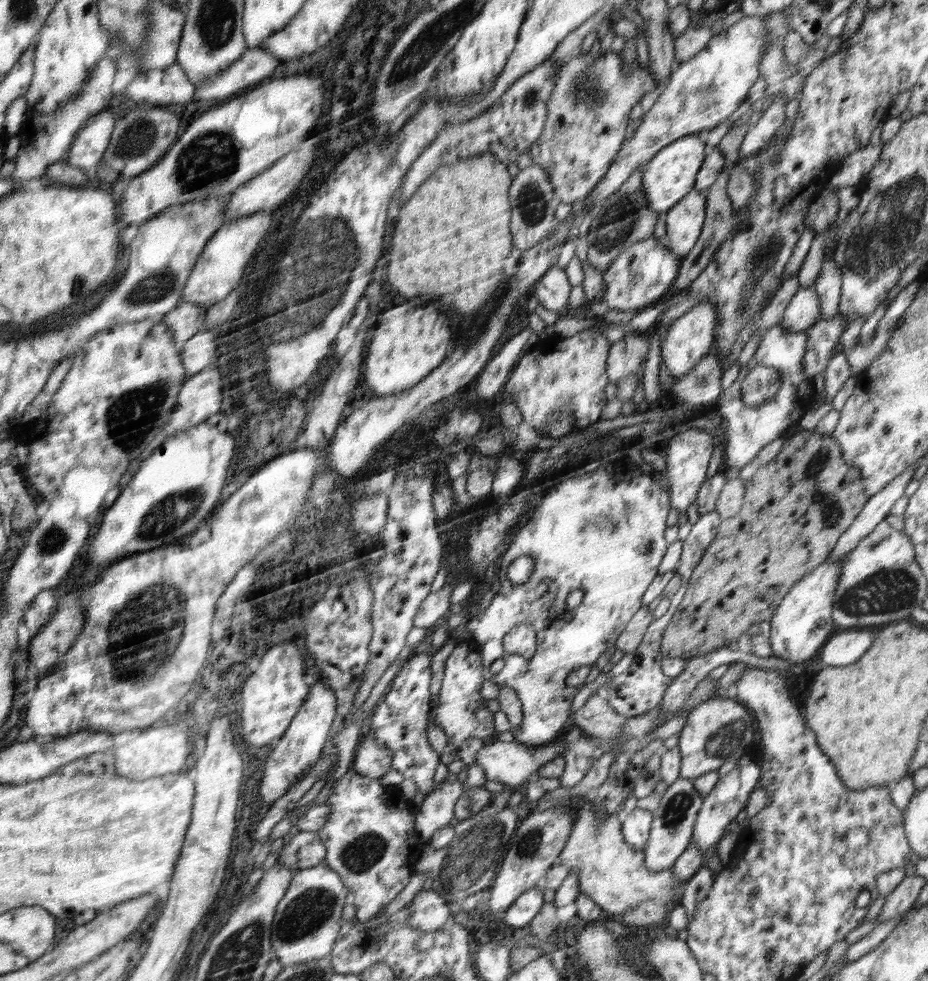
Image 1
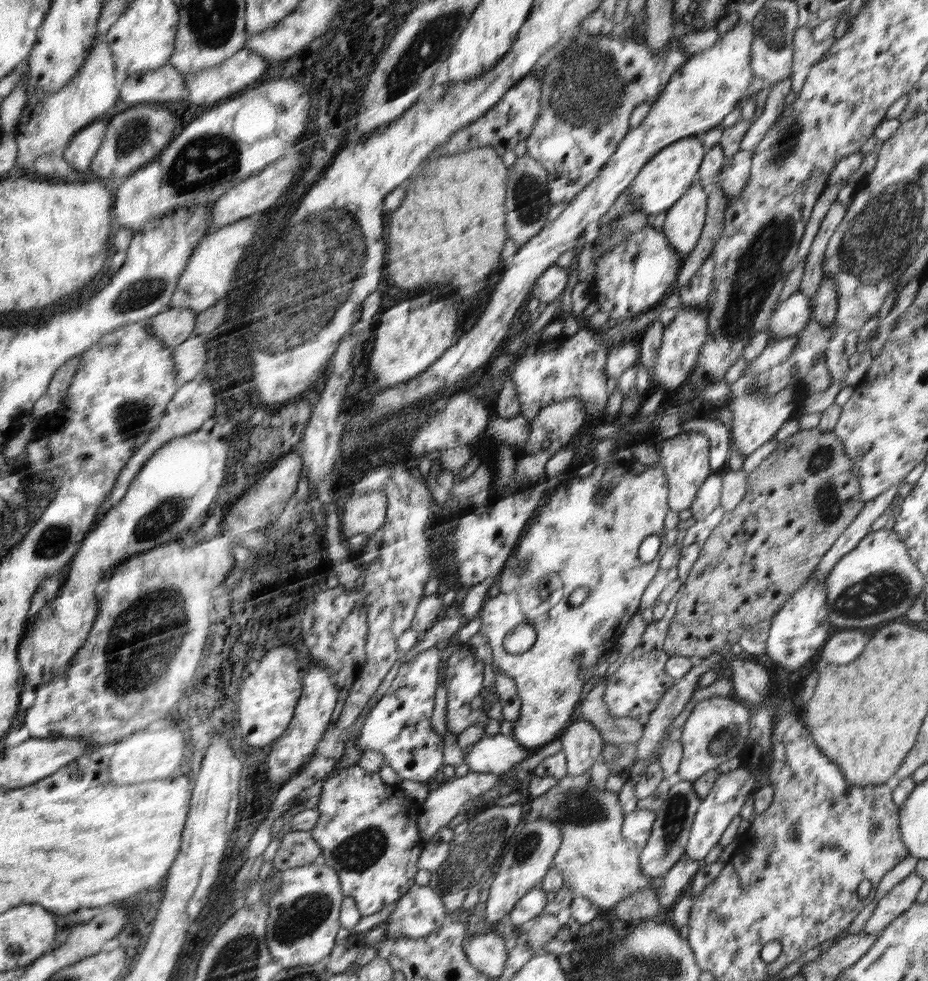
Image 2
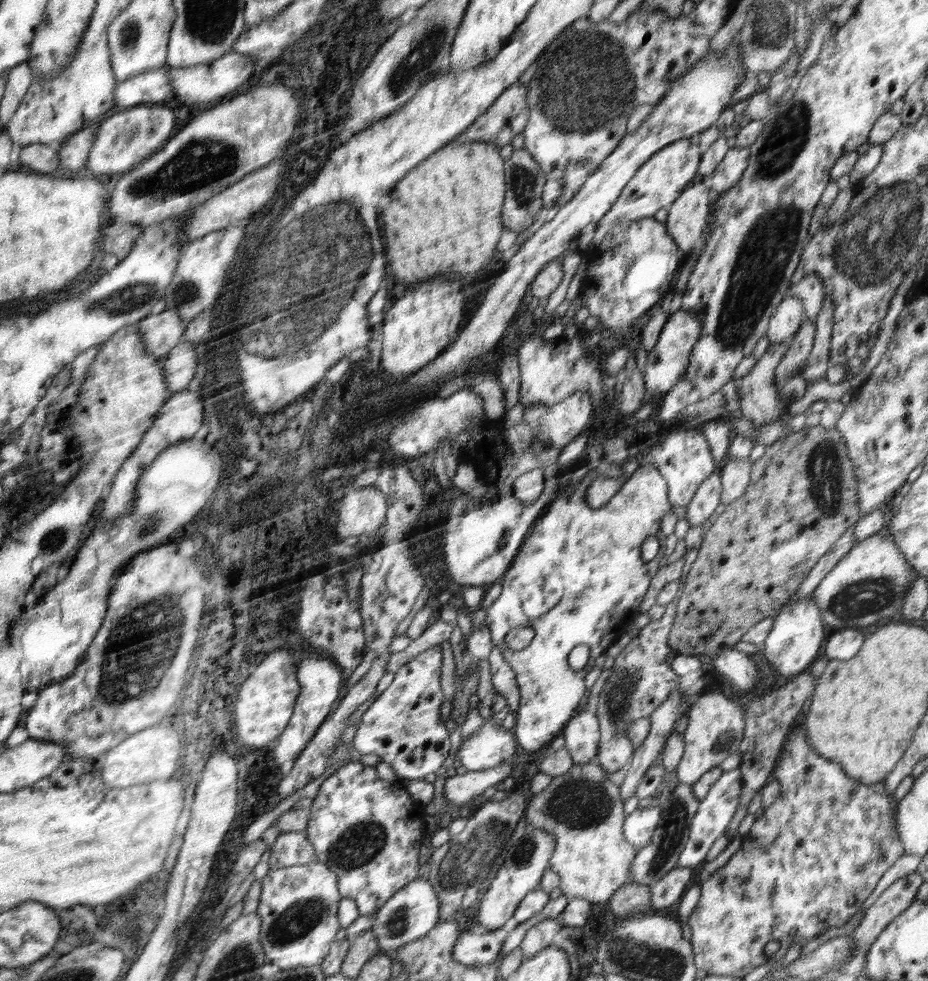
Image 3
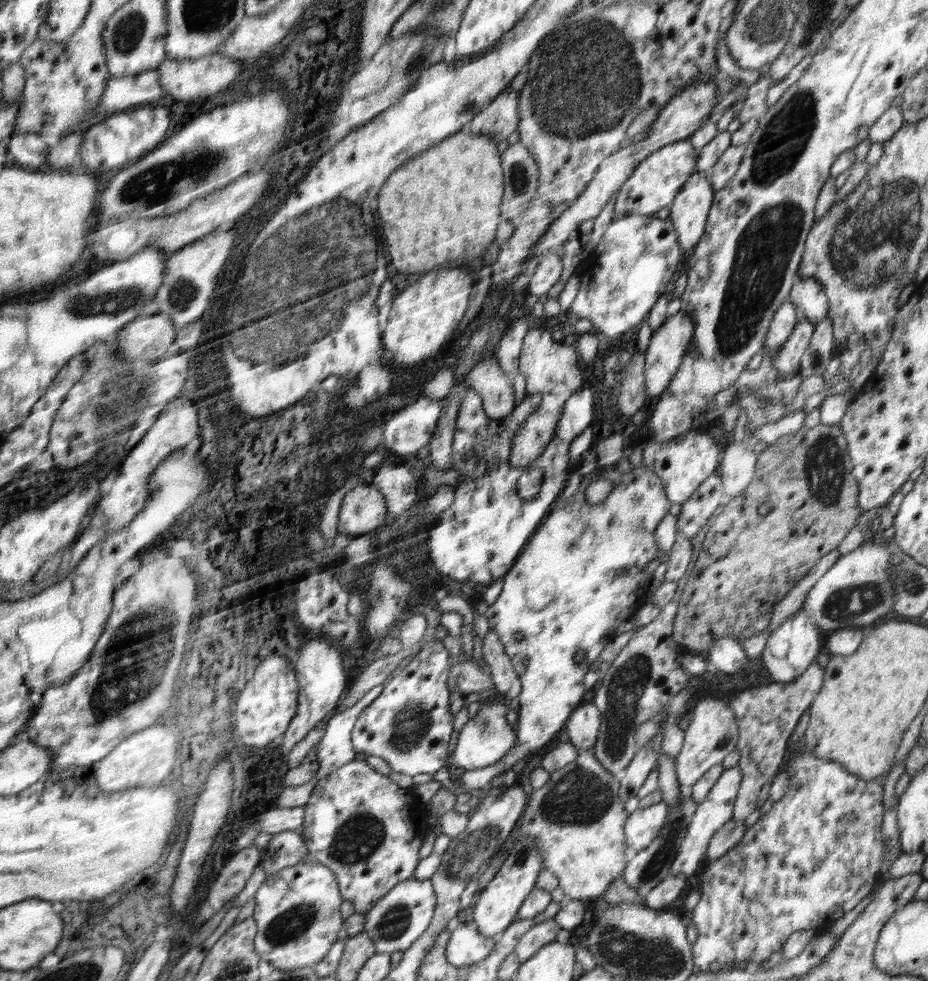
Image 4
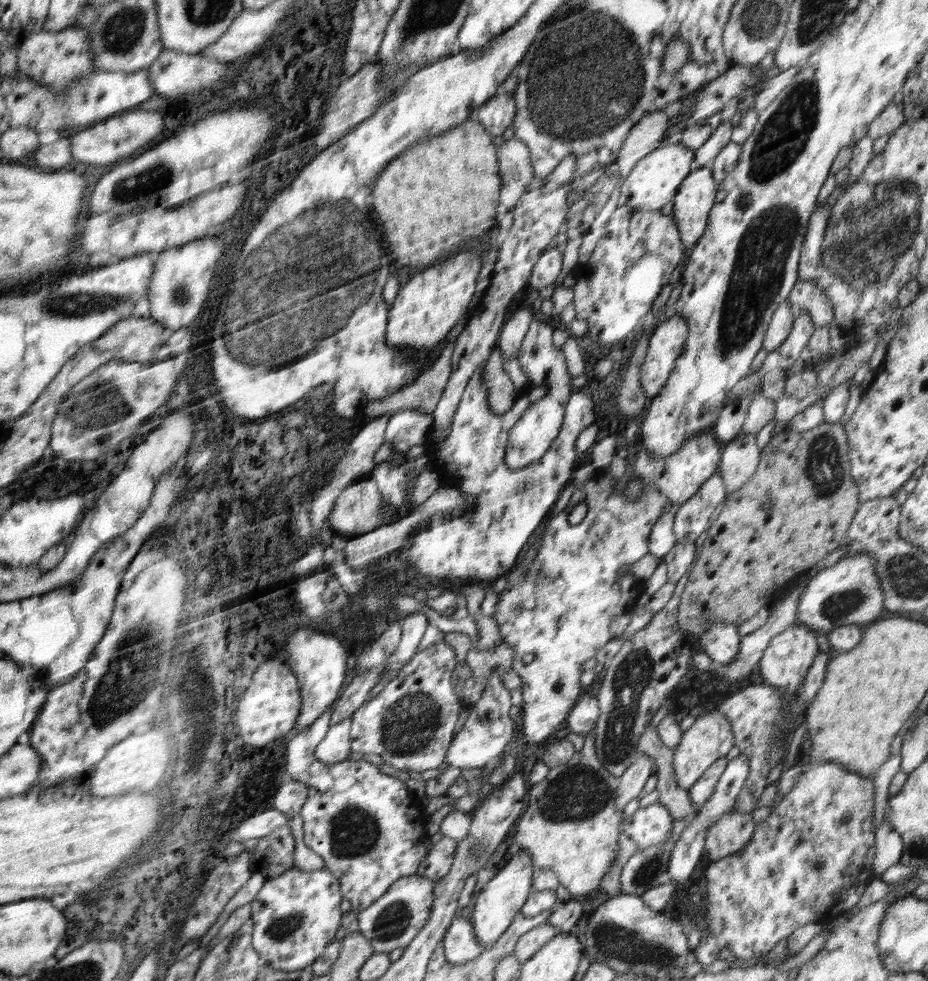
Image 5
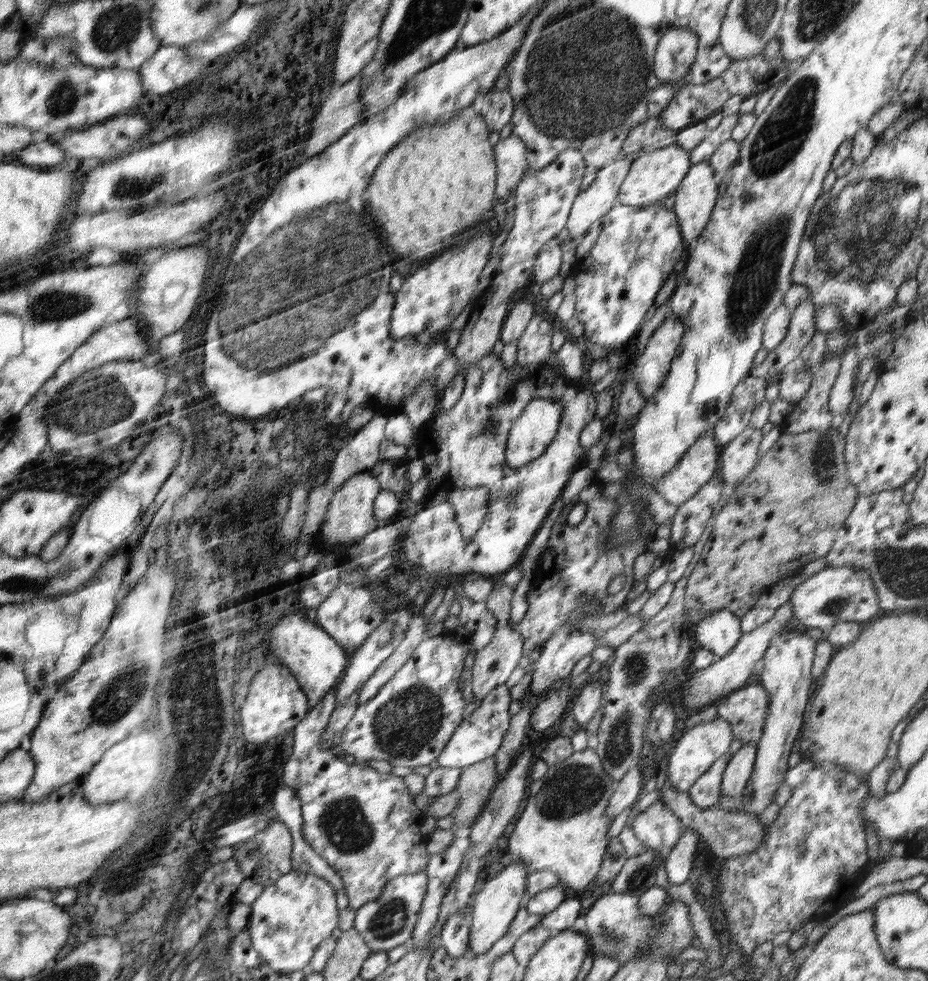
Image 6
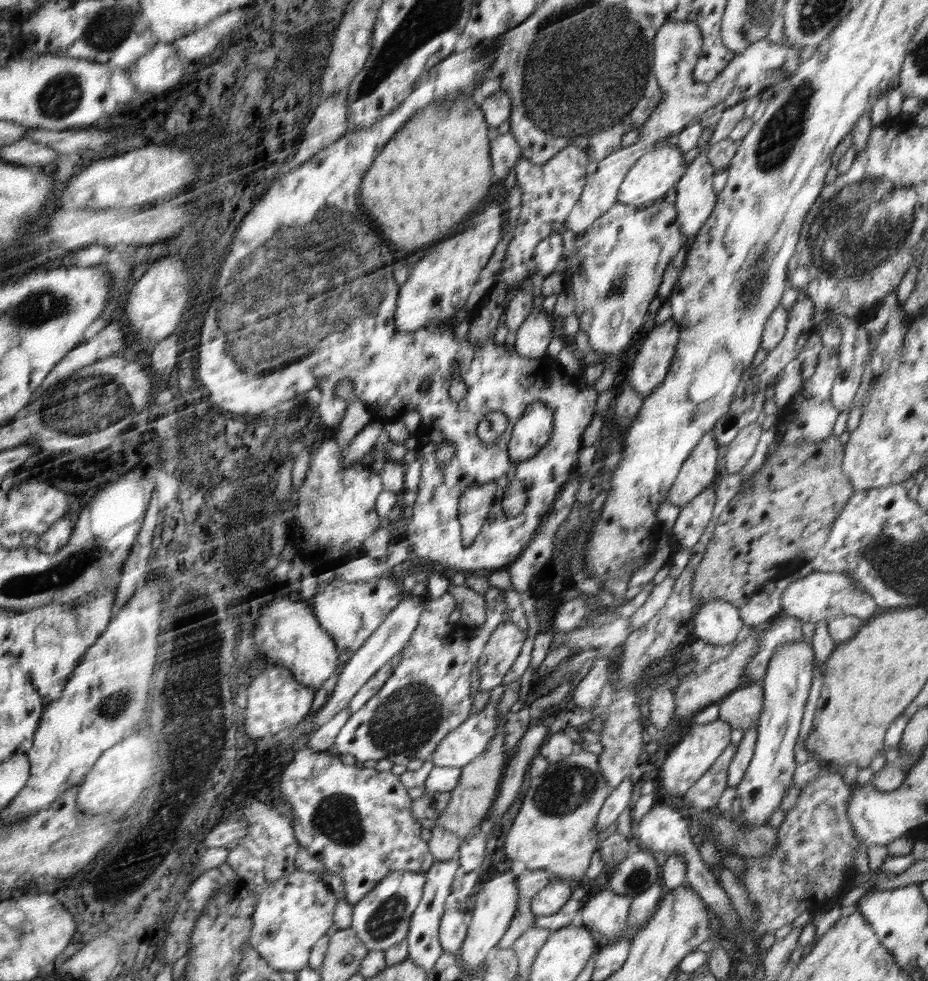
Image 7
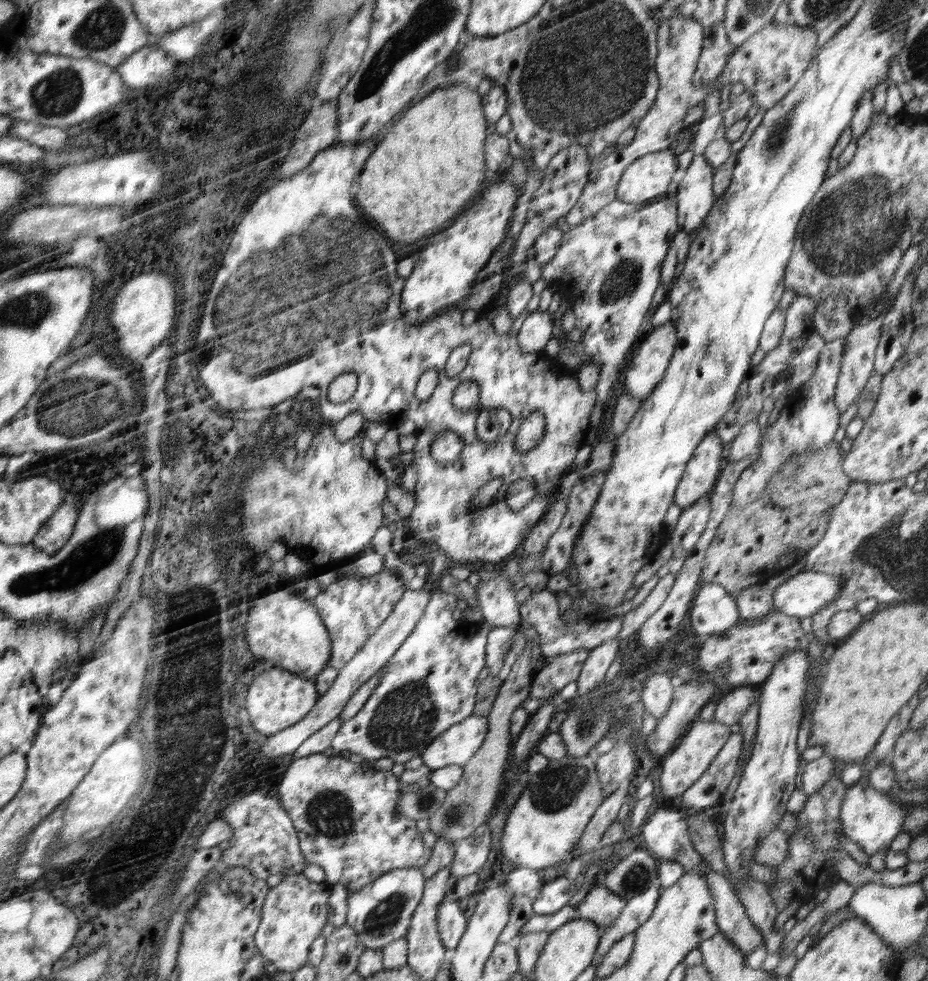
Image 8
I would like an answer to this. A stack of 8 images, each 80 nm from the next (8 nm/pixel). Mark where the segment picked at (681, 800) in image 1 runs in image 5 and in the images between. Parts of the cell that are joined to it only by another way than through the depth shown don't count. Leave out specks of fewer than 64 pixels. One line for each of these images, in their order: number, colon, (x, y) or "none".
2: (666, 845)
3: (661, 854)
4: (646, 868)
5: (647, 868)

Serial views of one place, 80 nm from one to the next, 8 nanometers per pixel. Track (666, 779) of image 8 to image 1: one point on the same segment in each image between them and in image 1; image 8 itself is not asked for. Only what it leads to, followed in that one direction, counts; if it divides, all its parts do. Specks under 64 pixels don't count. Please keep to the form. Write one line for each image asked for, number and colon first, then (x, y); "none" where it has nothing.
1: (702, 721)
2: (708, 717)
3: (710, 714)
4: (712, 720)
5: (710, 737)
6: (700, 746)
7: (696, 752)

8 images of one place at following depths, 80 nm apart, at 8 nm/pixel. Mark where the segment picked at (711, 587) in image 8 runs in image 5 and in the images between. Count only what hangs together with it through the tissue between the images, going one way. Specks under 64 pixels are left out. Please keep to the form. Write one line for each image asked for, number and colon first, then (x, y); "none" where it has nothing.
5: (721, 641)
6: (719, 632)
7: (717, 622)

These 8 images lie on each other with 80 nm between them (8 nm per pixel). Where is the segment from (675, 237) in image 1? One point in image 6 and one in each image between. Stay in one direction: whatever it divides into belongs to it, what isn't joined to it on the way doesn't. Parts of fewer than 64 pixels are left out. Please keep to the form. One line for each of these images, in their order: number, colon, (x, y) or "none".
2: (685, 219)
3: (689, 214)
4: (690, 208)
5: (692, 204)
6: (695, 197)

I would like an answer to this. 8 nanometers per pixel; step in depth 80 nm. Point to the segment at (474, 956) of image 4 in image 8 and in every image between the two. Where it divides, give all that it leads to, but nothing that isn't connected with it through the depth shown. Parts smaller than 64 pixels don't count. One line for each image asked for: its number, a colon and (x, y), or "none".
5: (460, 944)
6: (456, 933)
7: (452, 929)
8: (451, 922)

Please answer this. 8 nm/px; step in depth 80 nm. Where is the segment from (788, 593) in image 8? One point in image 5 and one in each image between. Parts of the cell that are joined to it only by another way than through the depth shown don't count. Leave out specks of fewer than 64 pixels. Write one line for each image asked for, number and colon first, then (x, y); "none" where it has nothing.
5: (848, 593)
6: (833, 595)
7: (820, 596)

